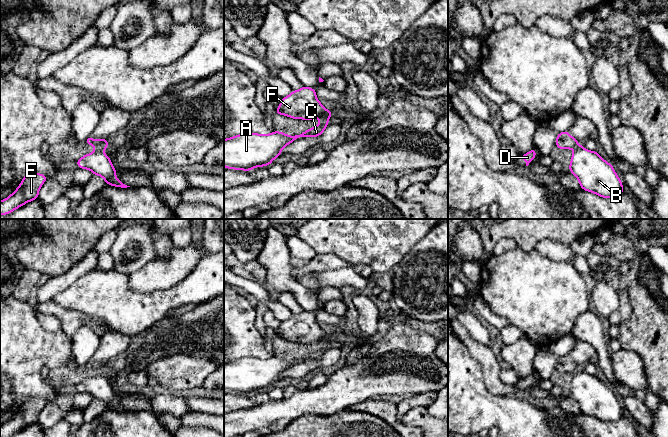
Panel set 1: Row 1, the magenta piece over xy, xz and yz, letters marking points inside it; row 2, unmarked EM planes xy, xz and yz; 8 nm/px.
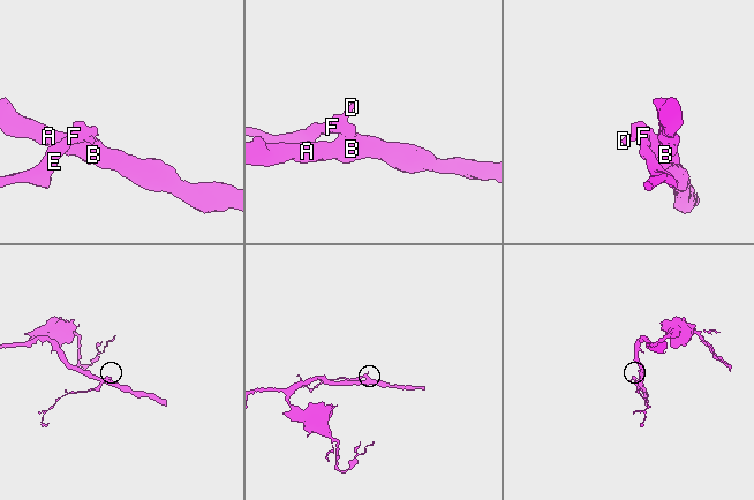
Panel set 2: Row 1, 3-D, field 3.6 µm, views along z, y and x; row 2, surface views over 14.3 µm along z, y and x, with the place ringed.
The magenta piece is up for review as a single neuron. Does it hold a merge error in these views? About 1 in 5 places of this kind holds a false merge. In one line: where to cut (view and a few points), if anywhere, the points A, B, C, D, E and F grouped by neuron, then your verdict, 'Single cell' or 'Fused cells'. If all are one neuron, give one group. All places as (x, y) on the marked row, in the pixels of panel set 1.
Split along xz (320, 121), (327, 123). Groups: A B C / D E F. Fused cells

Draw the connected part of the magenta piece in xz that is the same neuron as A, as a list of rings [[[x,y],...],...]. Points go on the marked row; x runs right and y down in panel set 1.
[[[320,122],[315,127],[293,136],[274,131],[267,135],[242,133],[224,139],[224,166],[226,169],[244,171],[269,166],[275,158],[282,155],[281,150],[285,146],[301,137],[320,136],[326,126],[327,123]]]

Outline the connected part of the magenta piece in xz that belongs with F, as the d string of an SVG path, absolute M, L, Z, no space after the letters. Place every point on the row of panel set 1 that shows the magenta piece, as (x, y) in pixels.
M302 86L299 90L292 91L288 96L281 99L279 107L276 109L277 115L285 115L293 119L312 120L318 118L320 122L330 124L328 119L332 117L332 111L327 110L316 97L314 88Z

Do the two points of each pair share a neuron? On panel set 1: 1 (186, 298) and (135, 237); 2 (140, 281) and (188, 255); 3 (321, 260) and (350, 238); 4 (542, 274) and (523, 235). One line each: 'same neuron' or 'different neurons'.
1: different neurons
2: same neuron
3: different neurons
4: different neurons

